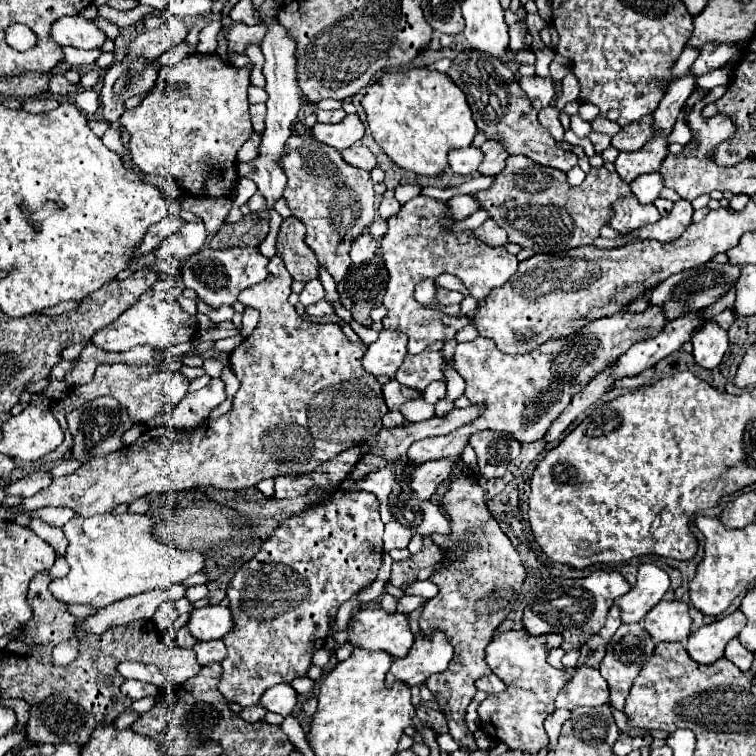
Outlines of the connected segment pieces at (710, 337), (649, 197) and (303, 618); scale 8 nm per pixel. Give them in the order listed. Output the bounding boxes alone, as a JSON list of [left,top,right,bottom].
[[692,320,728,370],[630,174,664,204],[218,494,384,706]]

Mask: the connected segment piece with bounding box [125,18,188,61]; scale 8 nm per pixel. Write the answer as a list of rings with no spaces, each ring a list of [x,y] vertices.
[[[168,18],[160,28],[142,32],[136,36],[126,50],[125,57],[138,58],[144,56],[147,60],[155,60],[166,50],[174,48],[176,44],[182,44],[186,40],[188,26],[180,18]]]

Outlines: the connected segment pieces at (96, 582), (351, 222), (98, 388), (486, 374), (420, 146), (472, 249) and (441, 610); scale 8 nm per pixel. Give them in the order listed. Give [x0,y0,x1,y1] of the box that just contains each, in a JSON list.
[[50,514,204,608],[282,132,376,282],[43,356,188,462],[408,306,668,464],[362,68,476,176],[382,196,518,354],[420,474,526,754]]

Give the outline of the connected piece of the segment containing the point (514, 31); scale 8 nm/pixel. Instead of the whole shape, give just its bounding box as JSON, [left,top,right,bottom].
[510,20,528,52]

